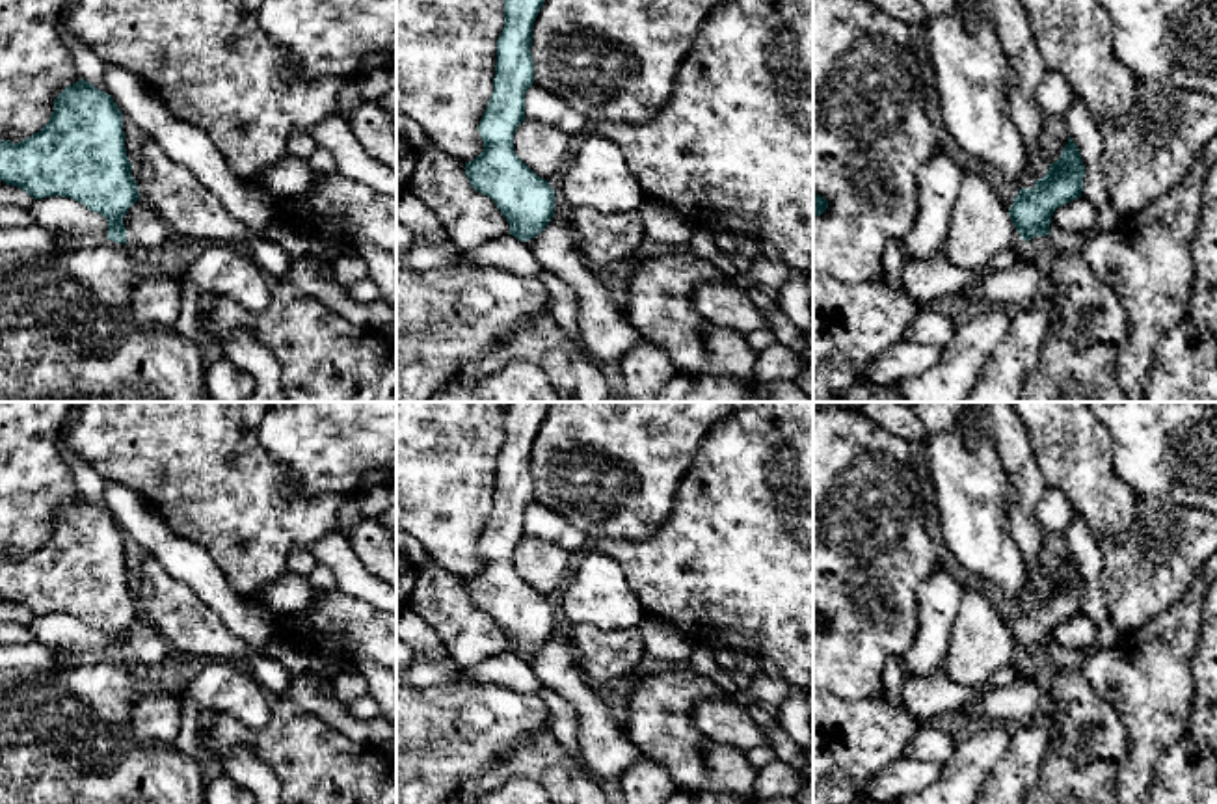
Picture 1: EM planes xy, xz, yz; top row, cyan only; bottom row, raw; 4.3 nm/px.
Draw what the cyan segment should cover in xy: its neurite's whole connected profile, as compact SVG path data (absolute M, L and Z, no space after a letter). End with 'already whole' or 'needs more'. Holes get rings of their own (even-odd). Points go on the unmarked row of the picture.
M82 495L56 514L54 529L39 549L19 560L0 558L0 597L33 616L71 614L108 636L108 655L86 664L0 670L0 804L207 804L199 759L186 757L175 743L141 744L132 733L138 700L123 635L140 609L130 588L121 527L108 510Z | needs more

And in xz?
M514 402L504 411L504 445L497 456L493 510L480 536L484 568L465 579L471 603L491 614L510 640L510 651L527 659L555 631L555 607L514 568L514 549L525 538L525 510L534 501L532 443L549 402Z | already whole

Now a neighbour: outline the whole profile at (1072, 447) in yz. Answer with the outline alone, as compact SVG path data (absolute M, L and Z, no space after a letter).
M1010 402L1023 421L1048 488L1061 489L1096 542L1131 530L1141 497L1113 469L1113 436L1087 402Z

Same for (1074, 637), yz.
M1083 612L1055 625L1050 640L1050 651L1042 653L1051 659L1076 663L1096 644L1100 625L1090 622Z

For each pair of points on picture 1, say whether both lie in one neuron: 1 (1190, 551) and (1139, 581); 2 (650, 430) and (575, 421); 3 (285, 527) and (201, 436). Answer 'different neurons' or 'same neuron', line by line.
1: same neuron
2: same neuron
3: same neuron

